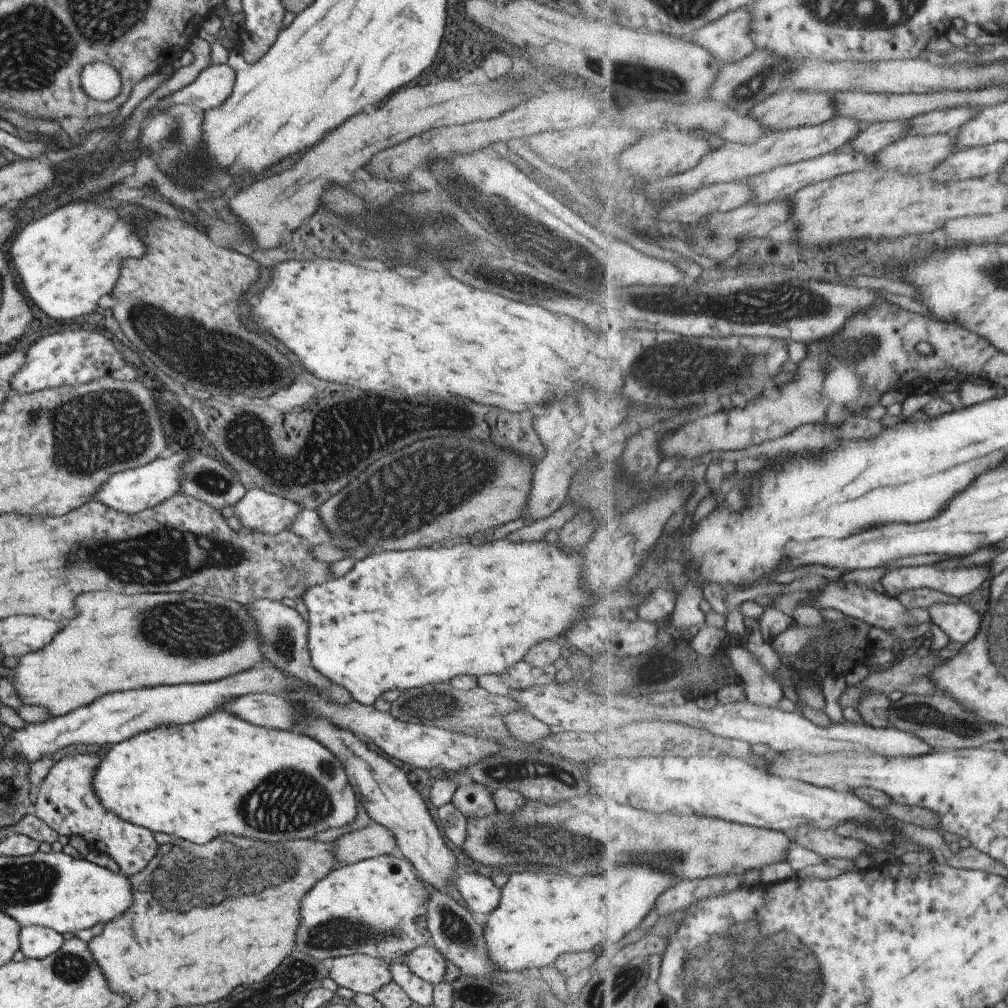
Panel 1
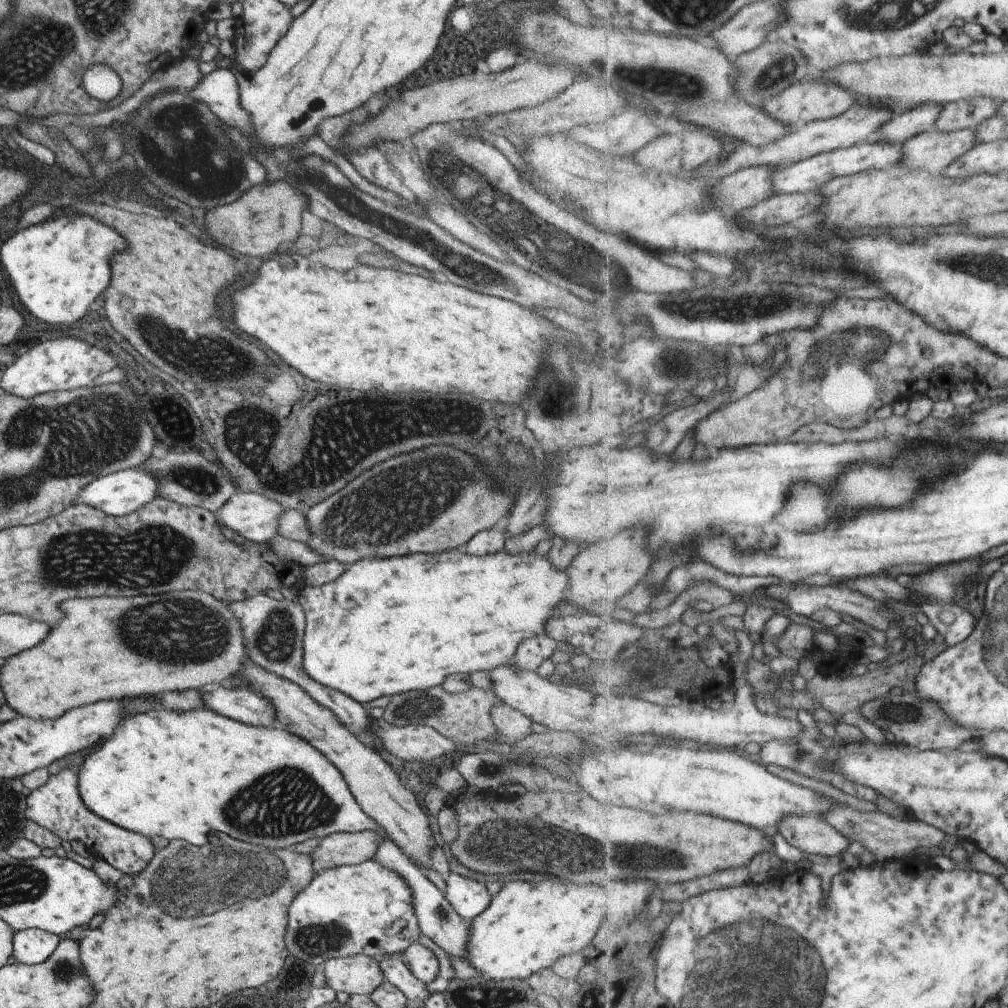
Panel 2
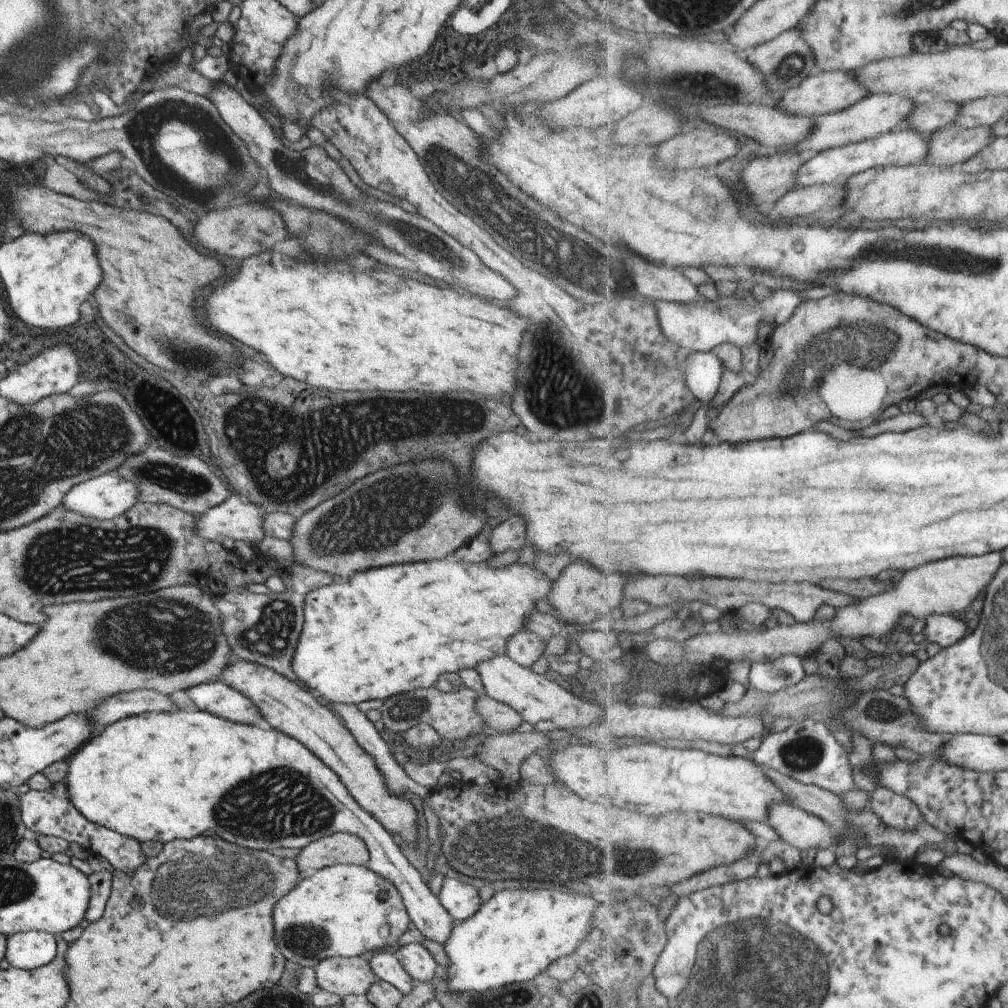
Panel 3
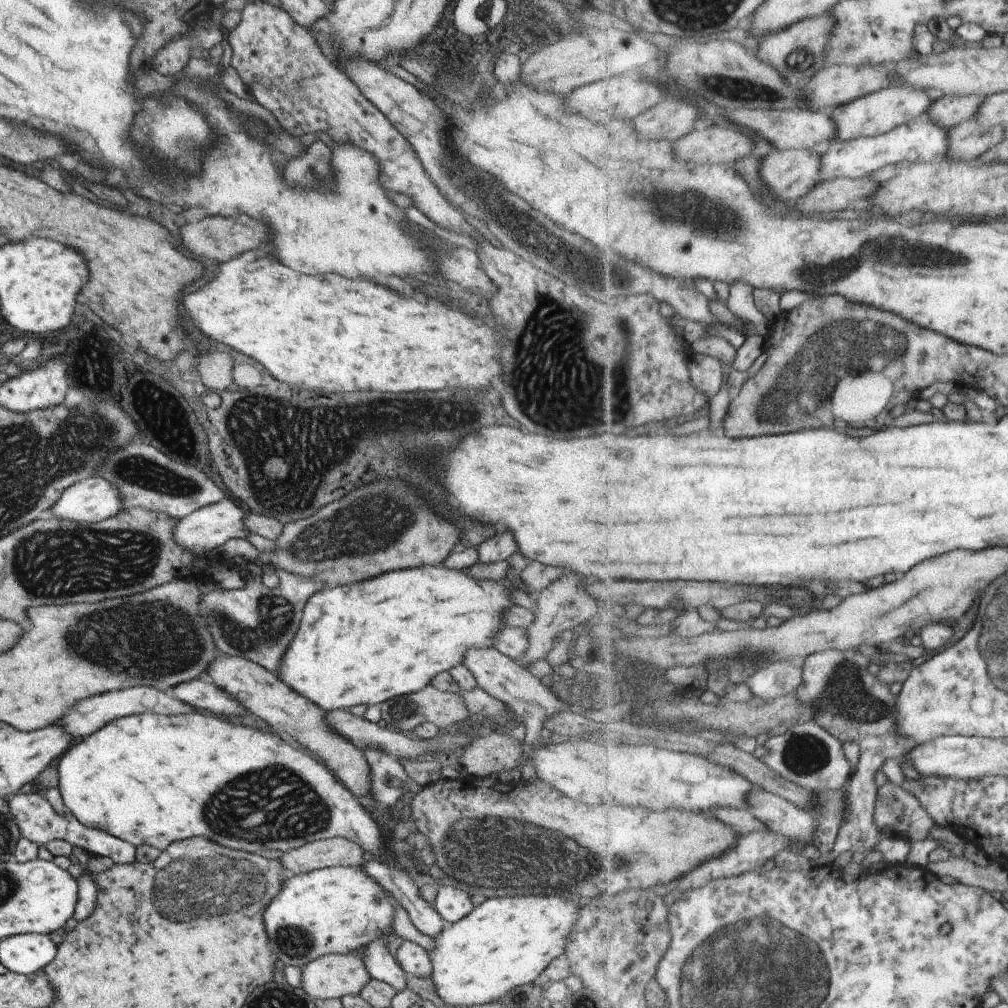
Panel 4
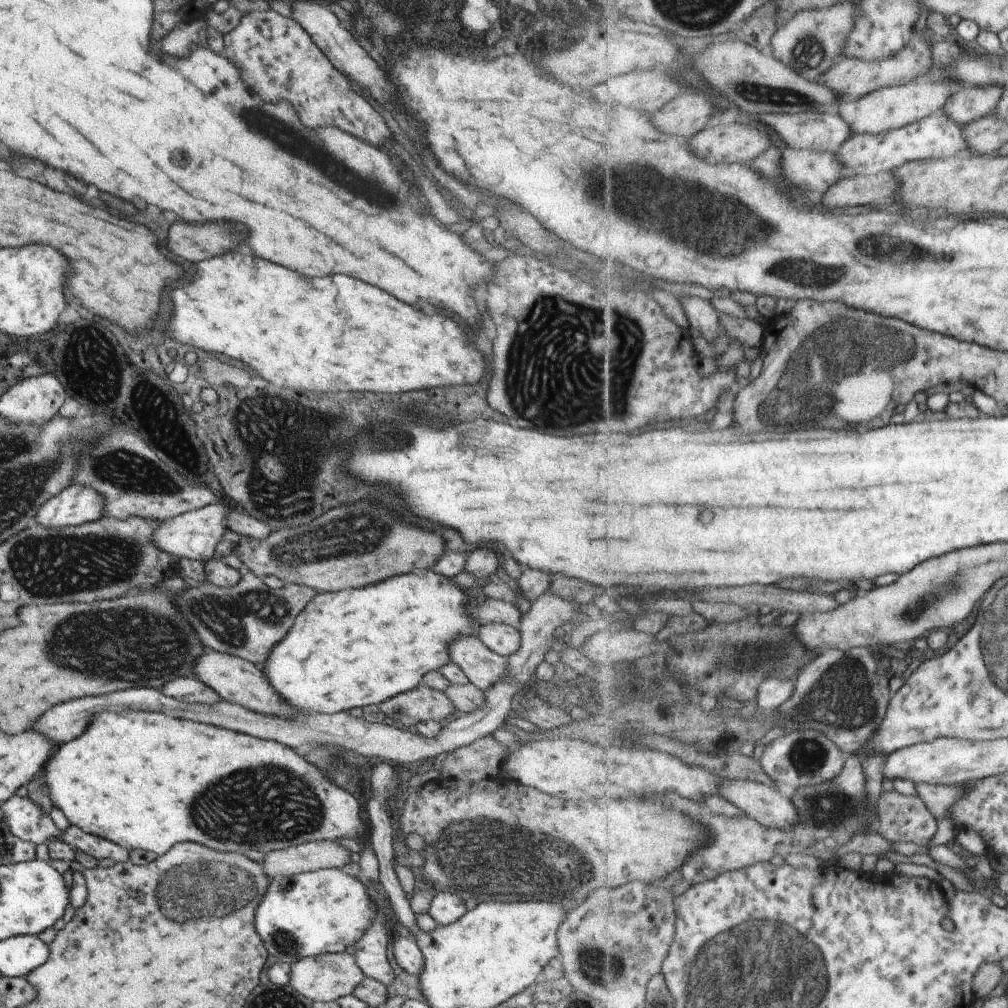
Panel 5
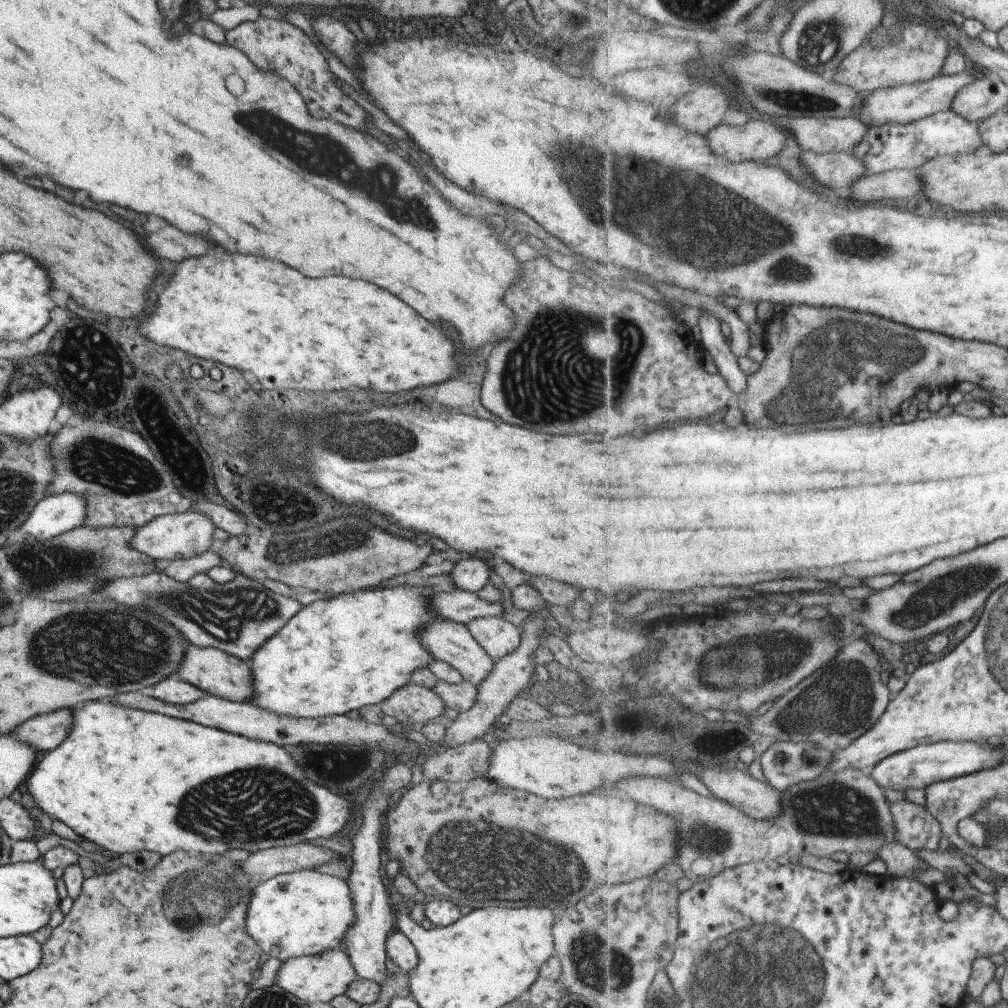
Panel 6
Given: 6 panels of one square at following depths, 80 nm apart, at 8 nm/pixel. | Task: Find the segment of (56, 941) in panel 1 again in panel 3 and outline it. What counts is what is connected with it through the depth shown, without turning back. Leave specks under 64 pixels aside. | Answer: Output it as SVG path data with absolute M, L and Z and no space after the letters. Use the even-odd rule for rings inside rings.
M19 931L6 938L4 959L11 967L31 970L47 964L56 953L54 935L43 931Z

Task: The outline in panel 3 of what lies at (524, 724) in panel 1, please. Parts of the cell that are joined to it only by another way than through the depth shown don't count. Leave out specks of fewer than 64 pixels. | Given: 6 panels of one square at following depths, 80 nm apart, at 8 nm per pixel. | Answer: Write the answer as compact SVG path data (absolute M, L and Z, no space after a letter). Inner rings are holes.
M485 693L478 694L475 704L485 724L497 733L518 732L523 720L510 706L489 698Z

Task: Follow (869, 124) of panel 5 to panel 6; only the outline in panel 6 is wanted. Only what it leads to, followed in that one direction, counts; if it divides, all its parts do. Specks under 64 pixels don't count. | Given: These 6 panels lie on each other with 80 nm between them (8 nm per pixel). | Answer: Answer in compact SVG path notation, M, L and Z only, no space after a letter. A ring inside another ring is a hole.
M964 70L961 74L949 76L938 75L936 78L923 83L905 84L892 87L883 91L873 92L866 97L863 108L857 112L858 118L871 126L882 126L883 124L910 124L911 122L925 119L927 116L935 115L952 109L955 98L960 91L977 80L971 72Z

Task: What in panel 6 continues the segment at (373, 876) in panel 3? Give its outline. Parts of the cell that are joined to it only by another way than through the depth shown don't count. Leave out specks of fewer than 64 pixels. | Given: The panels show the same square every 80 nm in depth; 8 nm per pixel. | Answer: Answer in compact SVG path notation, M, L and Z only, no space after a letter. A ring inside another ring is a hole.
M304 869L257 882L251 890L251 897L245 908L243 930L267 956L273 956L283 962L289 958L310 956L331 948L340 948L343 934L347 928L351 927L351 924L353 924L353 900L351 900L346 880Z

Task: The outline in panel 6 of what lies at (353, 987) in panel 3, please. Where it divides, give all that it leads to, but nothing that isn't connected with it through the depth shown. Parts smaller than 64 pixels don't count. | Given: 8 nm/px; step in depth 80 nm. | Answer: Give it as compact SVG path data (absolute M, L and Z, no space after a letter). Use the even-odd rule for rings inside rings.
M342 947L331 948L319 954L283 960L277 970L277 984L297 1000L311 1004L329 1003L335 996L344 995L347 984L356 978L355 972Z

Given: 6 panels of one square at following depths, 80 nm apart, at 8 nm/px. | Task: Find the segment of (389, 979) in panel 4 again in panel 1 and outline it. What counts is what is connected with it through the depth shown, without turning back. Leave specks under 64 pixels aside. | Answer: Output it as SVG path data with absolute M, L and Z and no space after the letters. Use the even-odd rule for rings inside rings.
M389 962L389 968L391 981L405 991L411 1002L422 1007L432 1004L432 985L415 976L404 962Z

